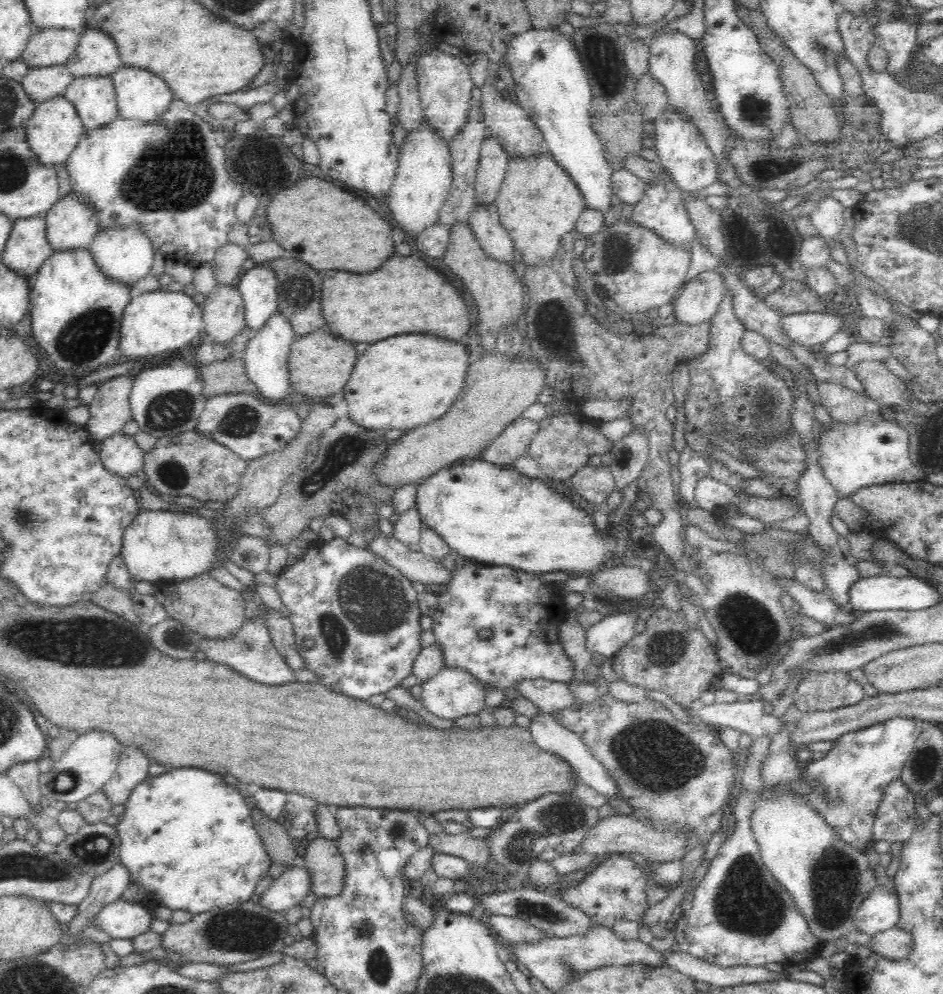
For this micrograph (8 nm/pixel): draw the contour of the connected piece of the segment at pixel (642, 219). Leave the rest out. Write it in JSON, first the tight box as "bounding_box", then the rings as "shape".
{"bounding_box":[631,168,695,247],"shape":[[[661,168],[658,180],[654,180],[652,184],[645,184],[645,186],[646,190],[644,190],[642,198],[632,208],[631,219],[636,221],[638,225],[658,233],[668,243],[684,245],[684,247],[691,246],[695,236],[695,228],[690,222],[686,205],[684,205],[685,194],[673,182],[672,175],[668,173],[668,170]]]}

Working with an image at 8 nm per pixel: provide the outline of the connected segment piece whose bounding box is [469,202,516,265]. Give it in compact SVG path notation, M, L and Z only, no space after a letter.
M474 203L470 211L469 225L484 253L496 261L506 261L513 265L515 248L512 237L504 229L499 219L495 203Z

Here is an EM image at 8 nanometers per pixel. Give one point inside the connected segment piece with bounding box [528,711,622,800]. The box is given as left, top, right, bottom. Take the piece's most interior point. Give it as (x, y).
(548, 733)

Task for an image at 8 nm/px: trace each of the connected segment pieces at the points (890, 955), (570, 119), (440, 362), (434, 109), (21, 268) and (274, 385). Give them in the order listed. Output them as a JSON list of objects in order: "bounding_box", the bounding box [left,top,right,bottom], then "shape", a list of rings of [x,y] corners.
[{"bounding_box":[871,926,911,960],"shape":[[[893,926],[871,936],[871,950],[888,960],[902,960],[910,952],[911,942],[908,931]]]},{"bounding_box":[501,28,614,212],"shape":[[[530,28],[508,43],[501,63],[507,65],[514,78],[513,97],[543,133],[543,149],[568,171],[584,196],[586,207],[606,212],[612,206],[613,191],[609,185],[614,170],[606,161],[602,143],[592,127],[591,87],[570,36],[560,34],[556,28]]]},{"bounding_box":[342,334,468,431],"shape":[[[398,334],[372,344],[356,362],[342,390],[348,416],[364,428],[385,431],[413,429],[440,418],[460,398],[468,370],[468,350],[462,344],[432,334]]]},{"bounding_box":[417,48,473,142],"shape":[[[433,48],[428,54],[423,54],[417,62],[417,86],[421,100],[421,110],[426,124],[436,129],[444,141],[449,142],[456,133],[468,122],[468,112],[471,106],[473,83],[469,67],[462,59],[442,50]]]},{"bounding_box":[2,215,55,282],"shape":[[[45,215],[17,218],[13,223],[2,261],[32,282],[42,263],[55,251],[47,241]]]},{"bounding_box":[242,310,297,403],"shape":[[[277,310],[273,312],[272,316],[268,317],[265,326],[262,326],[262,329],[256,331],[254,338],[248,341],[242,357],[248,379],[256,385],[256,394],[266,397],[266,399],[274,403],[296,399],[288,393],[290,384],[287,363],[292,343],[296,339],[297,337],[290,321]]]}]

